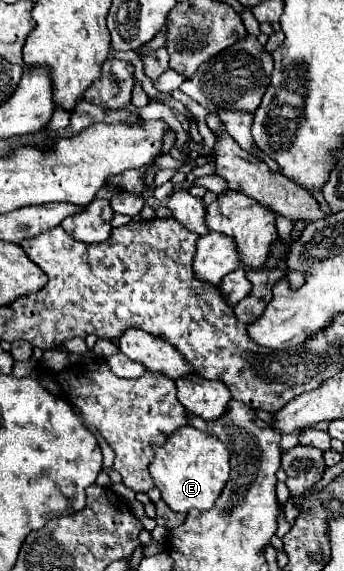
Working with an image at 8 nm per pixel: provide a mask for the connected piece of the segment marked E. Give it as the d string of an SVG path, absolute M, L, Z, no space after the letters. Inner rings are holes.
M190 425L176 429L166 443L152 445L154 459L150 461L150 475L156 487L162 493L166 505L174 511L188 511L188 509L204 509L208 511L220 489L224 489L224 481L230 477L230 457L224 443L208 433L194 429Z

